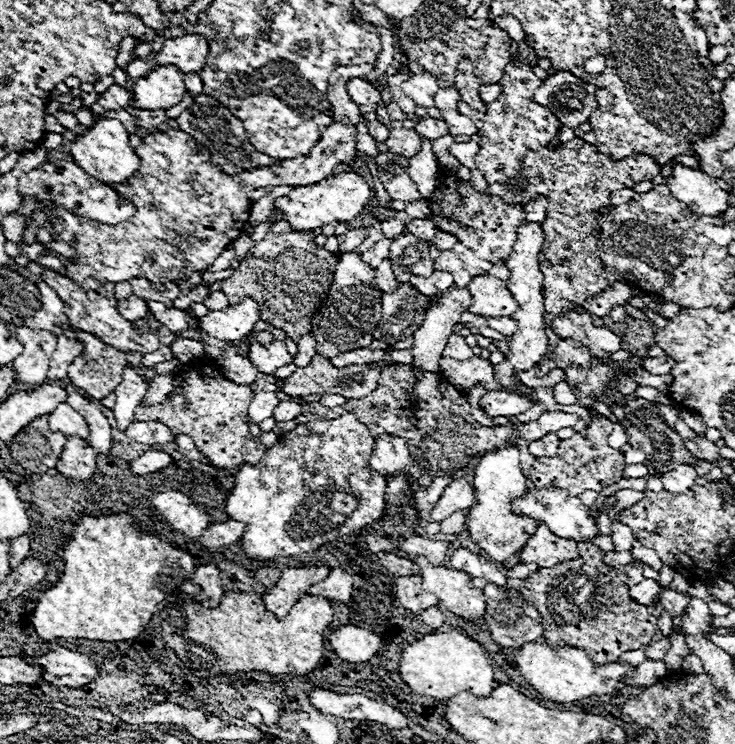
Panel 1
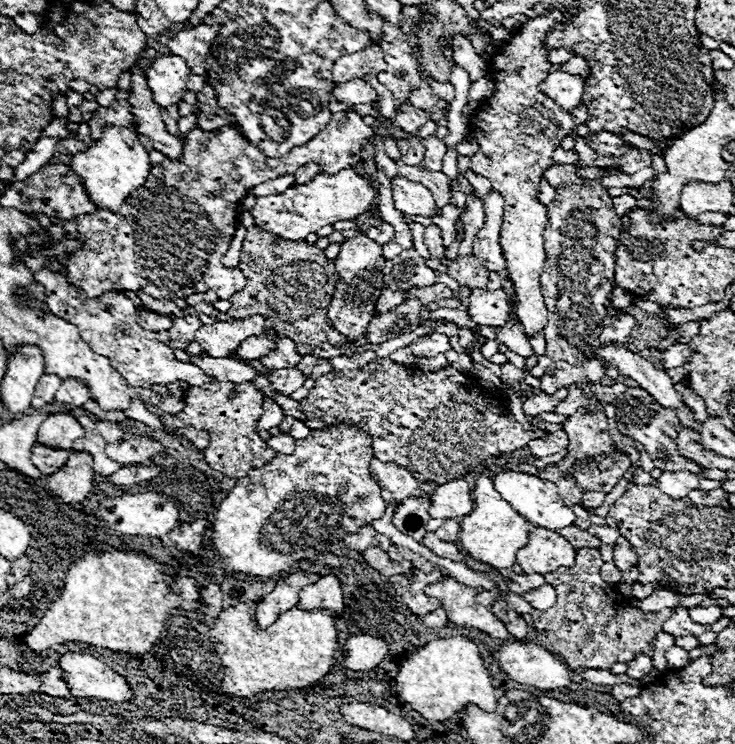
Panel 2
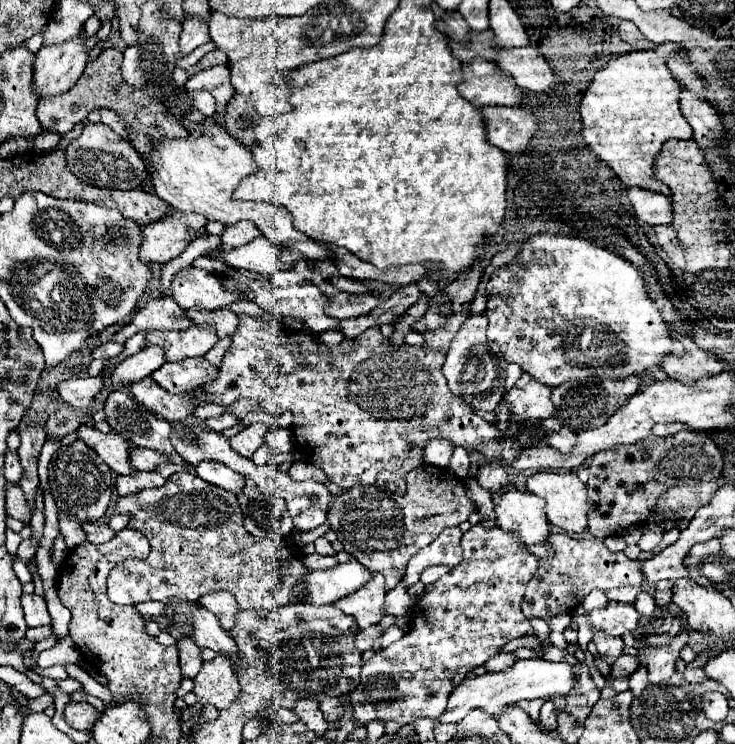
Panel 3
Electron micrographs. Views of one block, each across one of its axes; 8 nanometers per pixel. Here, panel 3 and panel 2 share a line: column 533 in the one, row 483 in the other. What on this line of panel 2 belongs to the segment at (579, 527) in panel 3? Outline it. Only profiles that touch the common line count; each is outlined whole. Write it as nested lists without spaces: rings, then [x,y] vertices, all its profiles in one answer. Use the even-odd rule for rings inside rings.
[[[484,470],[476,480],[474,502],[476,502],[474,510],[460,520],[460,536],[458,536],[460,550],[470,558],[474,558],[476,562],[482,562],[494,570],[512,568],[516,562],[516,550],[528,544],[528,534],[532,528],[530,522],[524,520],[508,502],[500,498],[500,494],[494,490],[490,470]]]

